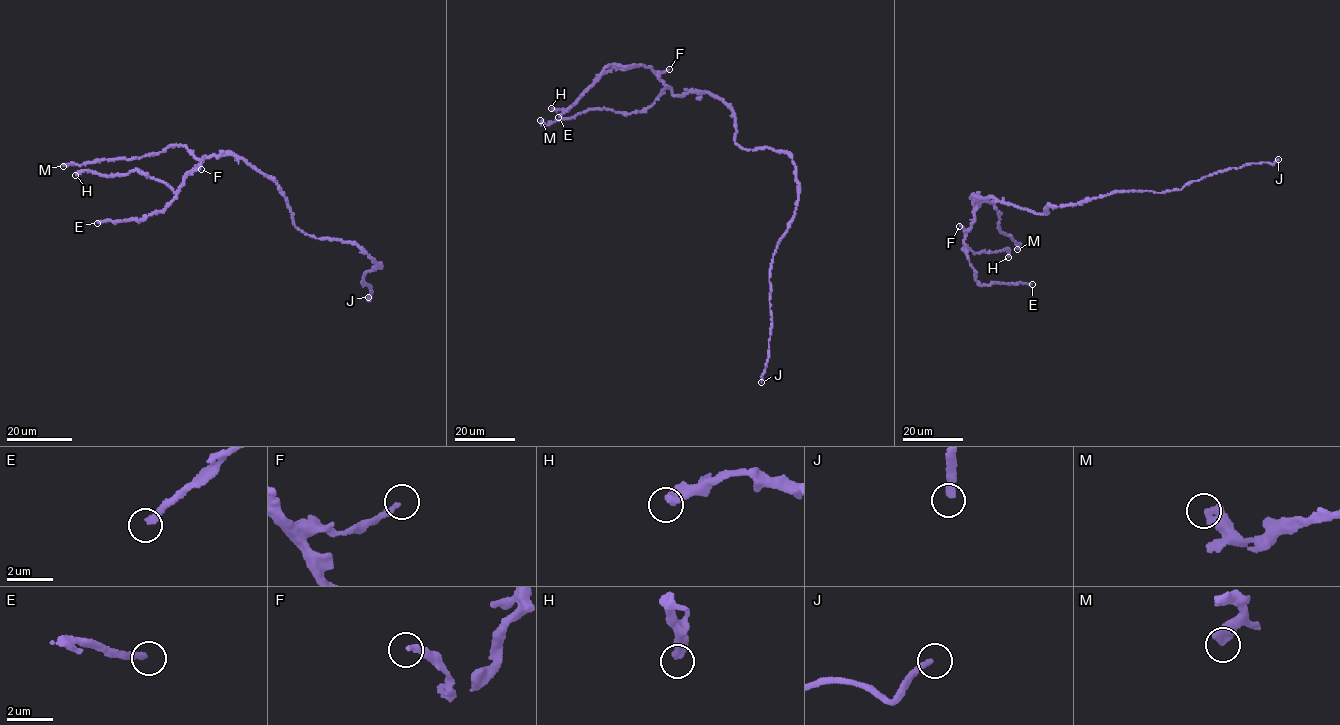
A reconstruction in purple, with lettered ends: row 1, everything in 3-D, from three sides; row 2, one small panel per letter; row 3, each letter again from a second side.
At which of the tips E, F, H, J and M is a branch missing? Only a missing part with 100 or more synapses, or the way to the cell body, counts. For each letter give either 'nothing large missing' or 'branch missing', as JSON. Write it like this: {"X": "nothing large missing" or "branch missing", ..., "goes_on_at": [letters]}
{"E": "branch missing", "F": "nothing large missing", "H": "nothing large missing", "J": "branch missing", "M": "nothing large missing", "goes_on_at": ["E", "J"]}

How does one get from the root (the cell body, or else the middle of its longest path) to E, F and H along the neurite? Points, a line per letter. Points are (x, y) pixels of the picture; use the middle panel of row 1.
E: (737, 144), (734, 113), (724, 102), (696, 91), (674, 95), (652, 67), (640, 64), (605, 67), (558, 117)
F: (737, 144), (733, 109), (707, 93), (696, 91), (674, 95), (657, 75), (669, 69)
H: (737, 144), (729, 106), (696, 91), (674, 95), (647, 66), (615, 66), (598, 75), (568, 109), (551, 108)

